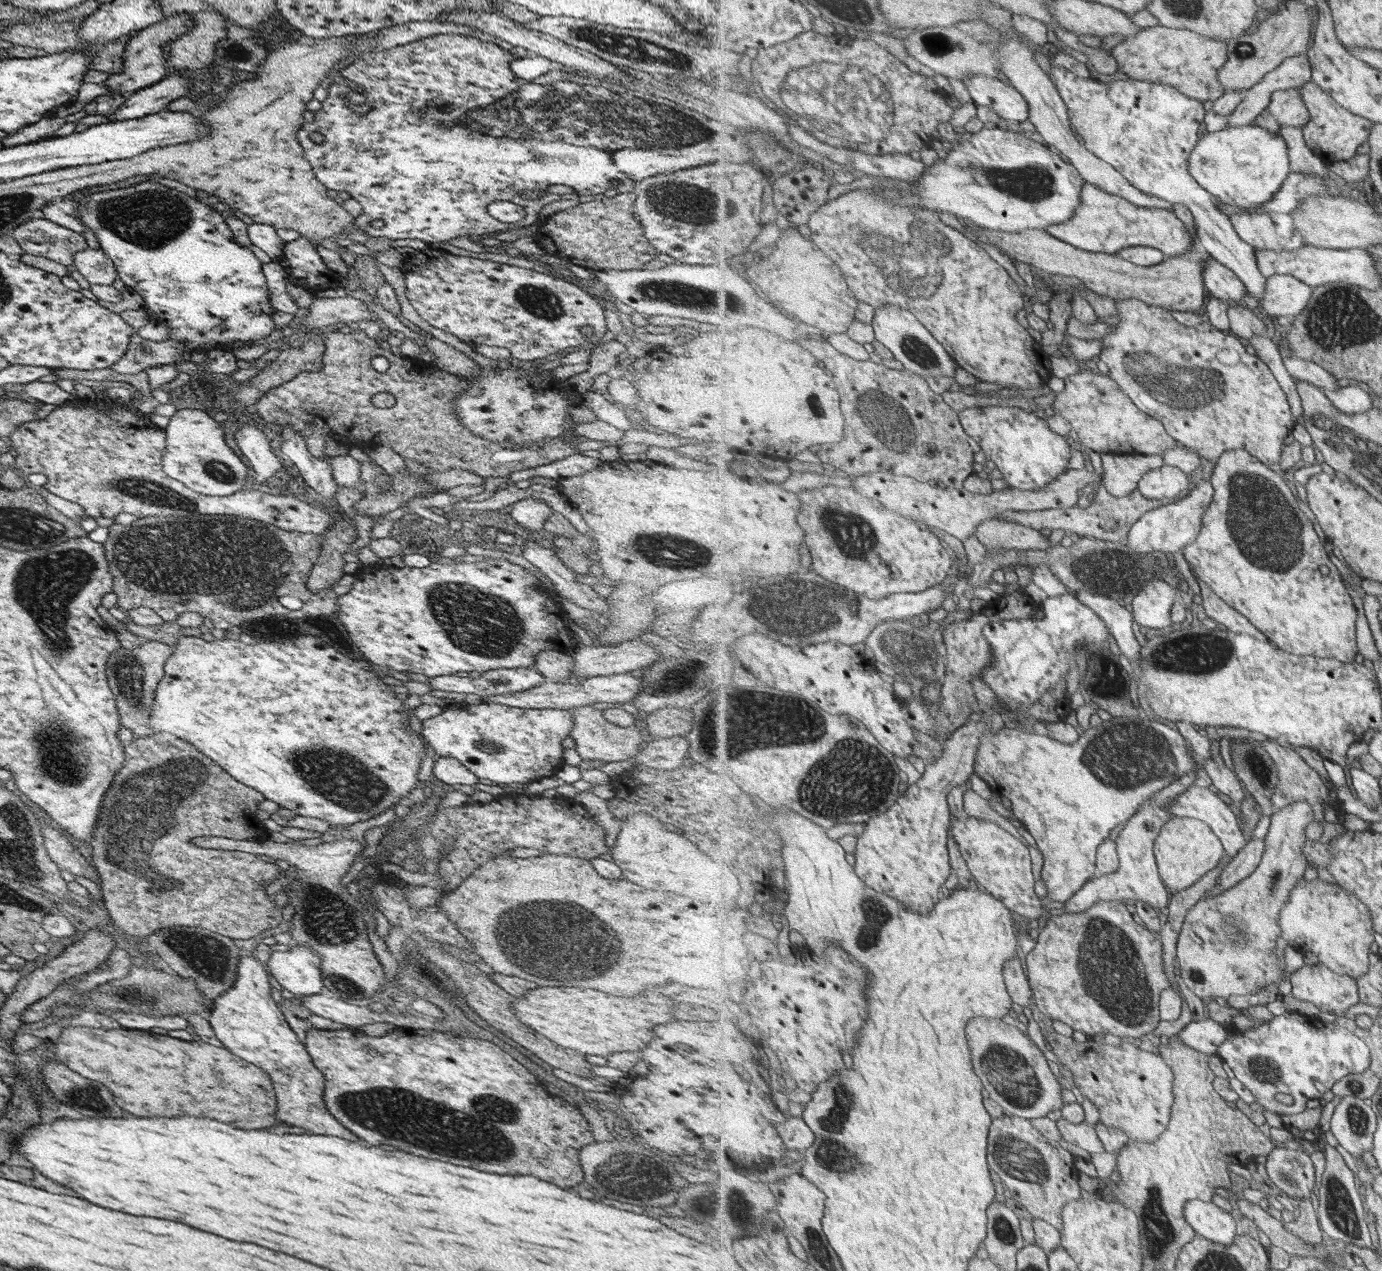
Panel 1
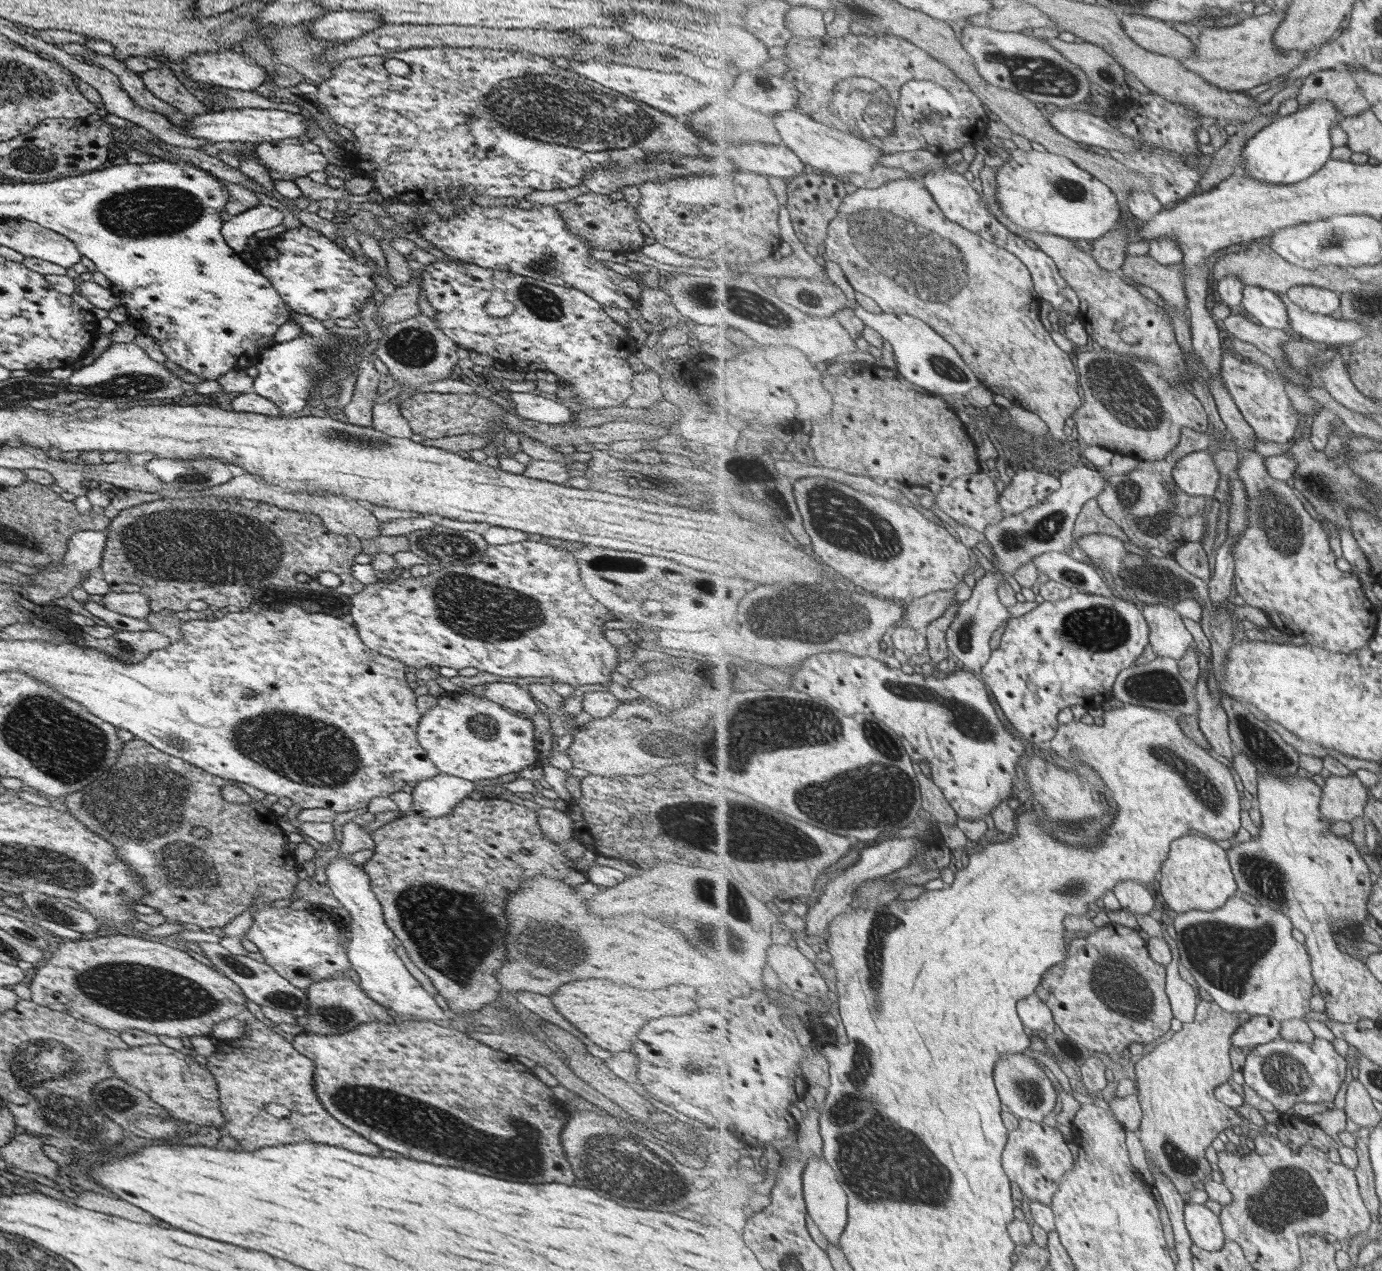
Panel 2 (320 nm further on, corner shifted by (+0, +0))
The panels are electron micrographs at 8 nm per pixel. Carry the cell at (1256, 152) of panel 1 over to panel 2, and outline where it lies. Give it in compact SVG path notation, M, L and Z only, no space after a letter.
M1319 99L1289 116L1279 116L1267 128L1247 140L1238 173L1269 184L1295 184L1308 179L1331 160L1331 128L1341 128L1345 119L1336 104L1327 99Z

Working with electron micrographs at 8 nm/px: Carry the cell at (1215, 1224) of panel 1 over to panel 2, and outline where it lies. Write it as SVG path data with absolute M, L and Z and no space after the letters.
M1191 1203L1186 1205L1184 1219L1195 1245L1206 1251L1221 1251L1225 1244L1225 1232L1221 1220L1205 1204Z

